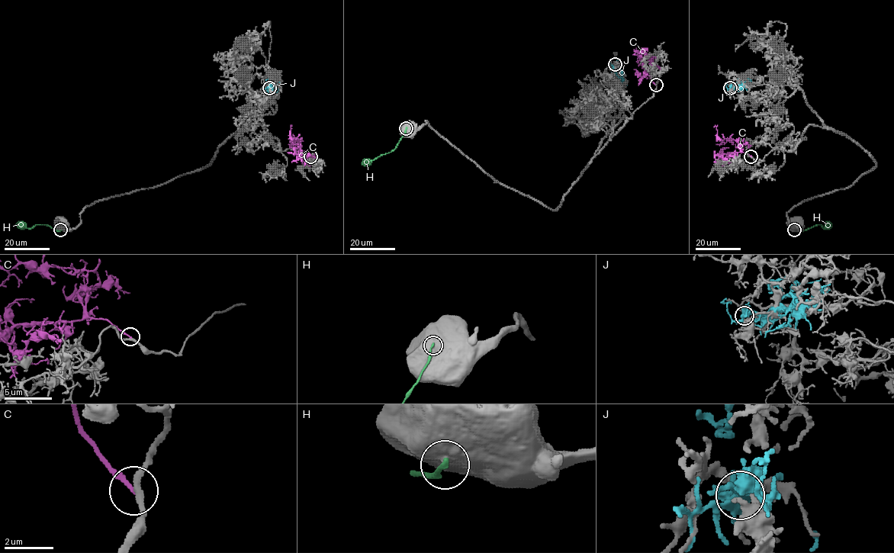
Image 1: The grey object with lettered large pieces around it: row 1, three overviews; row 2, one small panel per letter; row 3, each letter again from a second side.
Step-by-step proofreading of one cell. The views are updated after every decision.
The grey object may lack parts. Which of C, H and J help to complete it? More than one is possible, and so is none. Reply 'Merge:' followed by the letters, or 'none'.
Merge: C

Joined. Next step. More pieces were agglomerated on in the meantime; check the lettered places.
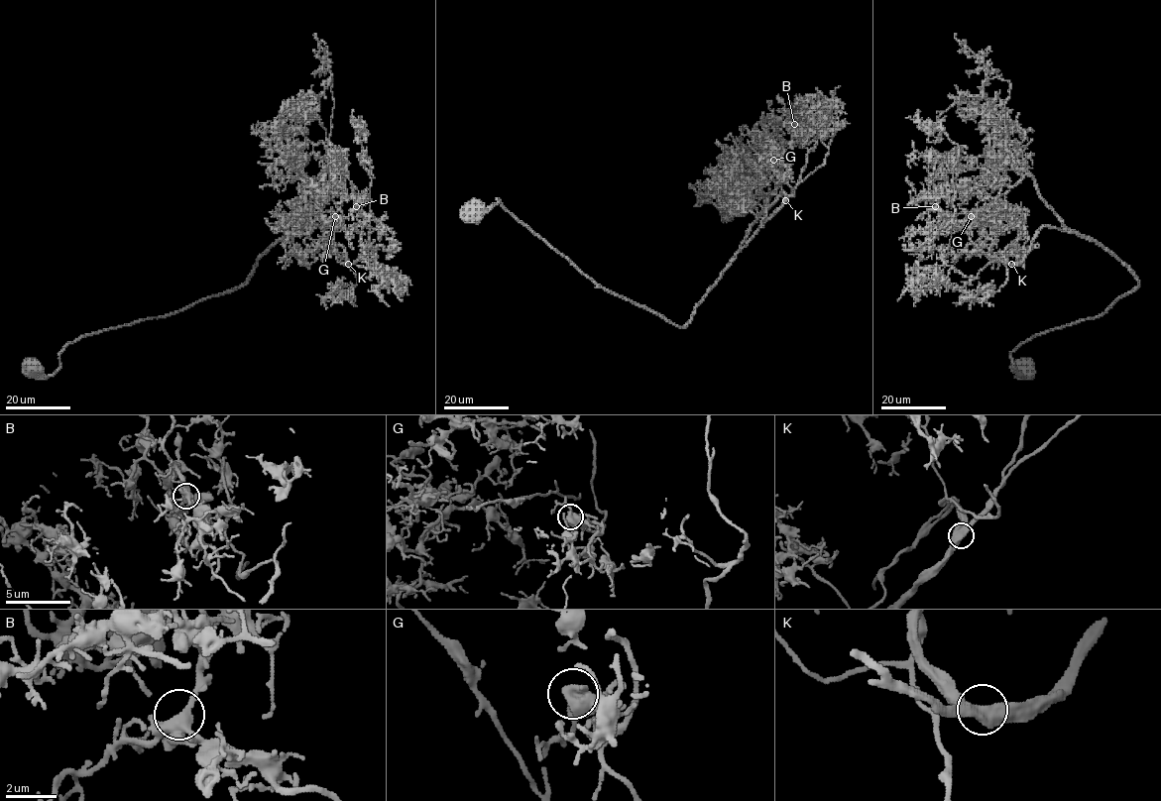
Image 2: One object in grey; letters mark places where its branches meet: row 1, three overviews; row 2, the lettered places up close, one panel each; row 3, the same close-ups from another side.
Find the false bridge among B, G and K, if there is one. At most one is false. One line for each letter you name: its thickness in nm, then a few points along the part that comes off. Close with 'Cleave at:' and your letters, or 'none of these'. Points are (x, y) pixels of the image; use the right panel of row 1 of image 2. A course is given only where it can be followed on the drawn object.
Cleave at: none of these

